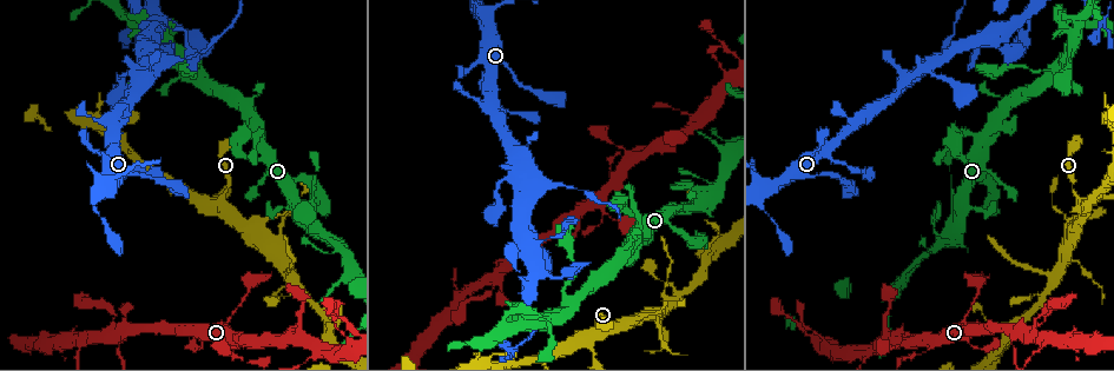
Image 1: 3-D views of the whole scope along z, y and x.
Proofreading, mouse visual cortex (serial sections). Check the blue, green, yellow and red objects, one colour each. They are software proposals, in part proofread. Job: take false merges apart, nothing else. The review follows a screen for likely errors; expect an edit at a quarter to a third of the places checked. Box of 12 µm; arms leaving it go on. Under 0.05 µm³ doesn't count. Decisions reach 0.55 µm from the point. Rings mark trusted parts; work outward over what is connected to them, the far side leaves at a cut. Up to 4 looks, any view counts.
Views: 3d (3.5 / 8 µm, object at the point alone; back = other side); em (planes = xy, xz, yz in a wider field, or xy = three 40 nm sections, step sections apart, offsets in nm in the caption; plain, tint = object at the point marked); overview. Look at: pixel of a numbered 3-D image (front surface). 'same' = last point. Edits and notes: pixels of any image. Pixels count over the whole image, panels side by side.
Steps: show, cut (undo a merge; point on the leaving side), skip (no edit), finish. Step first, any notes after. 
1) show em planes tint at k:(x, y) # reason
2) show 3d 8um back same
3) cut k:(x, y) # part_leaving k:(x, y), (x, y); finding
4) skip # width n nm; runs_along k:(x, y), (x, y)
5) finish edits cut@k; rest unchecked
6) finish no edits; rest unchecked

show 3d 3.5um at 1:(574, 189) # sudden change in width

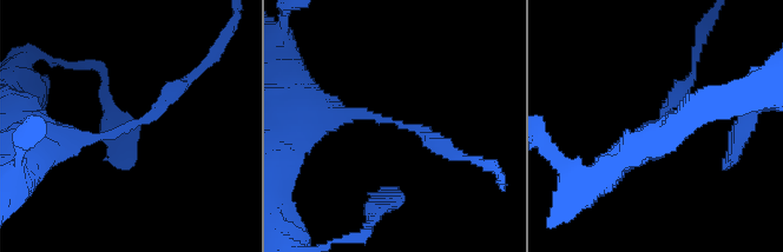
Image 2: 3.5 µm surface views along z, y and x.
show em xy step 5 tint at 2:(392, 120) # arm_widths 200, 300 nm

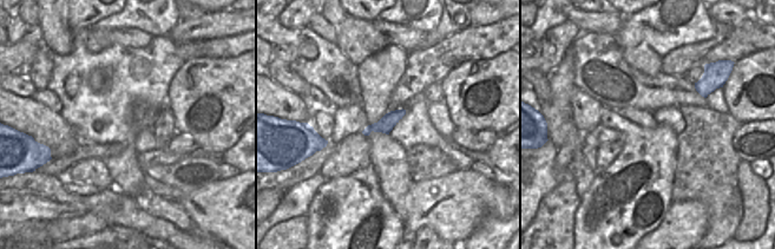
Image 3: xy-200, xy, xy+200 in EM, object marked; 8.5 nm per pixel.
skip # runs_along 2:(56, 141), (125, 131), (183, 84); all the same cell

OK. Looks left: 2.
show 3d 3.5um at 1:(838, 159) # thick turns thin

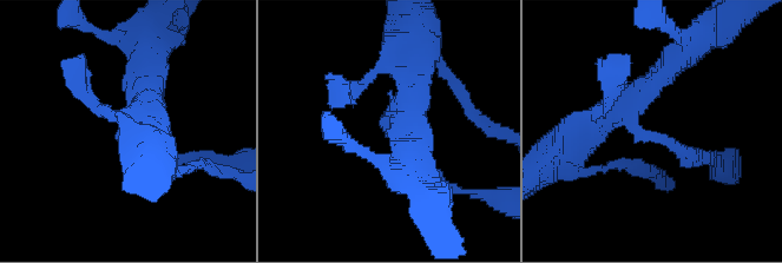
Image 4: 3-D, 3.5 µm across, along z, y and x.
show em xy step 2 tint at 4:(648, 137) # arm_widths 200, 400 nm

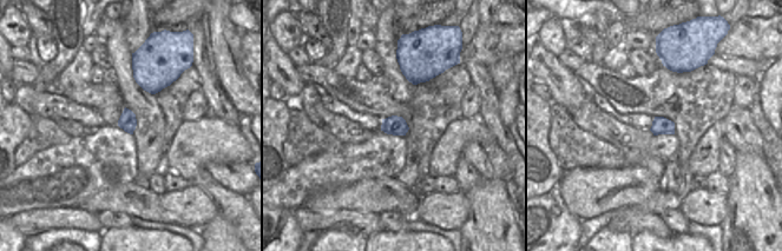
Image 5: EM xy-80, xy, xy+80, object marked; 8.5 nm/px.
skip # continuous, no second cell

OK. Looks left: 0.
finish no edits; rest unchecked

